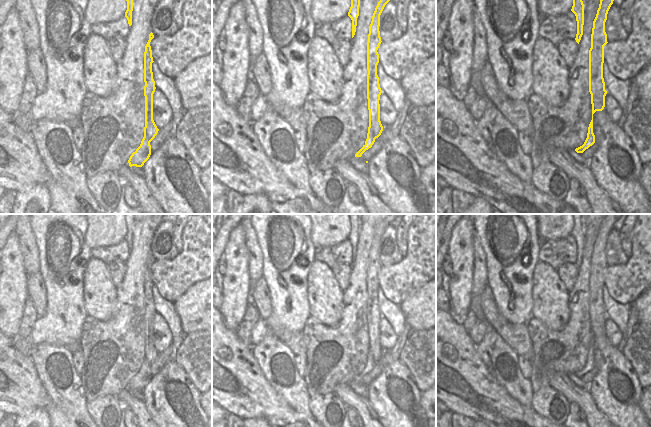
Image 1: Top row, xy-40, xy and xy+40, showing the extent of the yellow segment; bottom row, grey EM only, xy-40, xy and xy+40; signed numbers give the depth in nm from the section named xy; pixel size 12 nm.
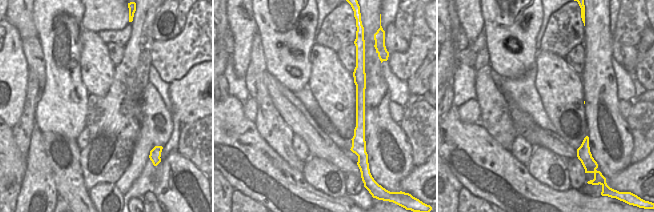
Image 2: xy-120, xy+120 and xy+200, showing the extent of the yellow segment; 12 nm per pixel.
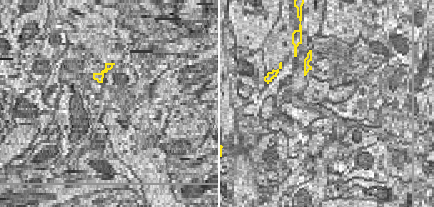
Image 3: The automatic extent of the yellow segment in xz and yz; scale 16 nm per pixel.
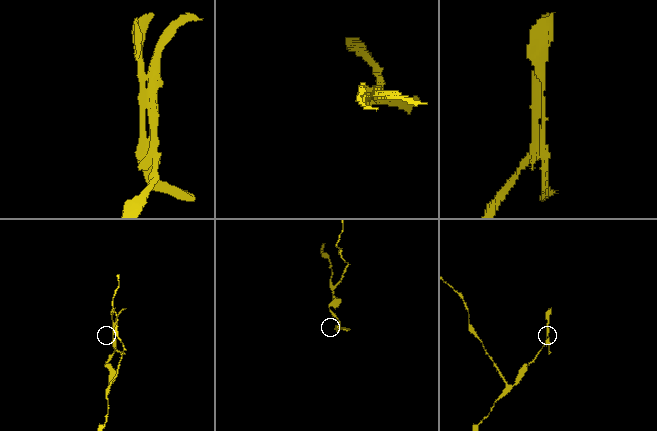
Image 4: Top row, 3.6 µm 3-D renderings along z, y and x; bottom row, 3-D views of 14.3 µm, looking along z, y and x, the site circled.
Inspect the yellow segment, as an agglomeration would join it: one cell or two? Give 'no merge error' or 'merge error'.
merge error

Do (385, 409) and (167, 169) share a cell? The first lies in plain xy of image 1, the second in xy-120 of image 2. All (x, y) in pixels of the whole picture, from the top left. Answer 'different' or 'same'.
same

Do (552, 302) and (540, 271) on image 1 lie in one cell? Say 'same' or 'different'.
same

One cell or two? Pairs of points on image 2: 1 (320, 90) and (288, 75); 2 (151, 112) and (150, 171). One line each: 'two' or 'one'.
1: two
2: two

